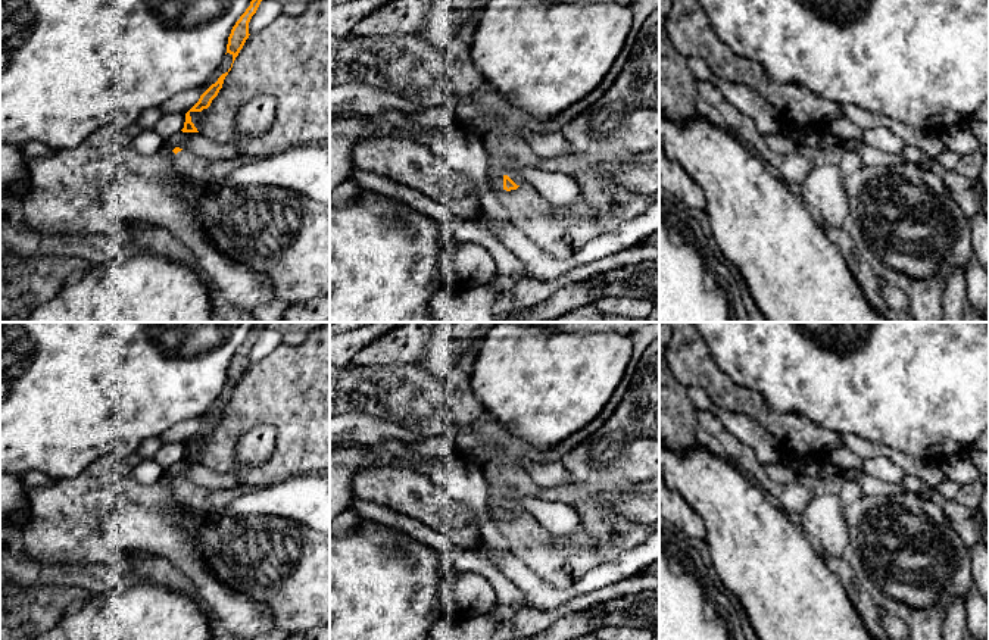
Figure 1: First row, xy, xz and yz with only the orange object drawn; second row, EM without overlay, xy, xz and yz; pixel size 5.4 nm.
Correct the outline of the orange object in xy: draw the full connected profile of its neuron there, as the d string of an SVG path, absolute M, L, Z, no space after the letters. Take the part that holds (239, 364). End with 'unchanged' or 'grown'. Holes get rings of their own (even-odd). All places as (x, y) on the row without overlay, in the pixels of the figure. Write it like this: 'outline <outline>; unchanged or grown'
outline M259 322L252 331L246 341L240 346L235 355L231 359L227 374L227 383L233 385L233 393L243 378L246 369L249 368L249 352L252 346L256 343L260 331L268 325L268 322Z; unchanged

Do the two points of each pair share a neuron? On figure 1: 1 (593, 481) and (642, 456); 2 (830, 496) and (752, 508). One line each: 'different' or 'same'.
1: same
2: different

